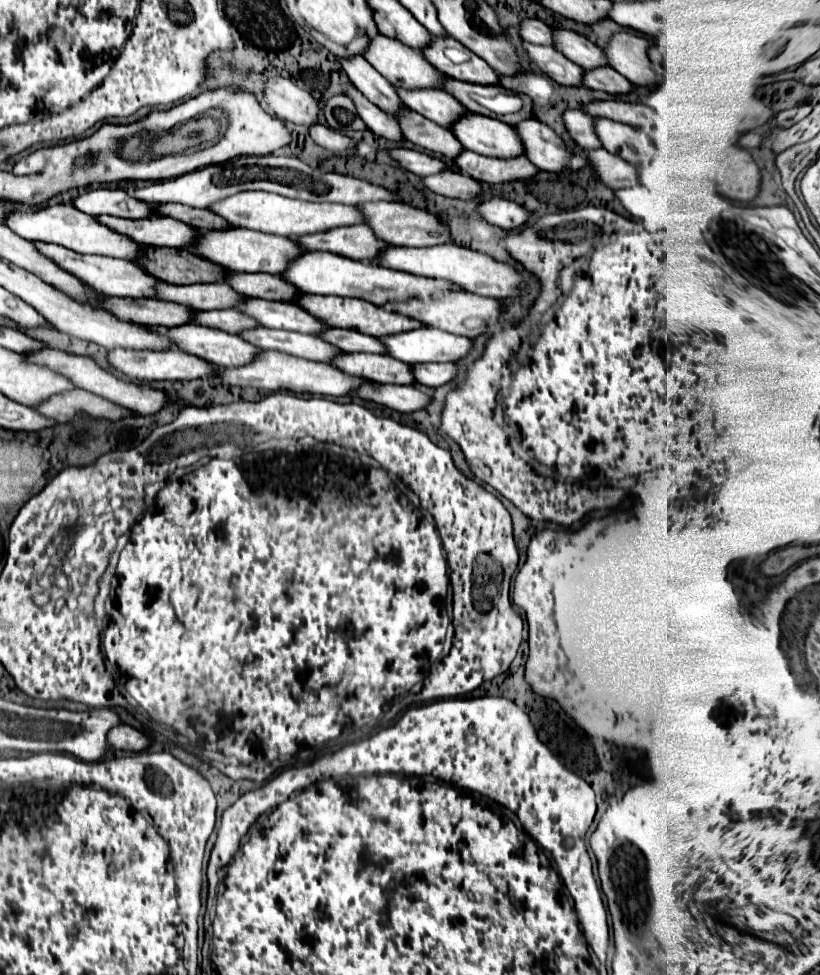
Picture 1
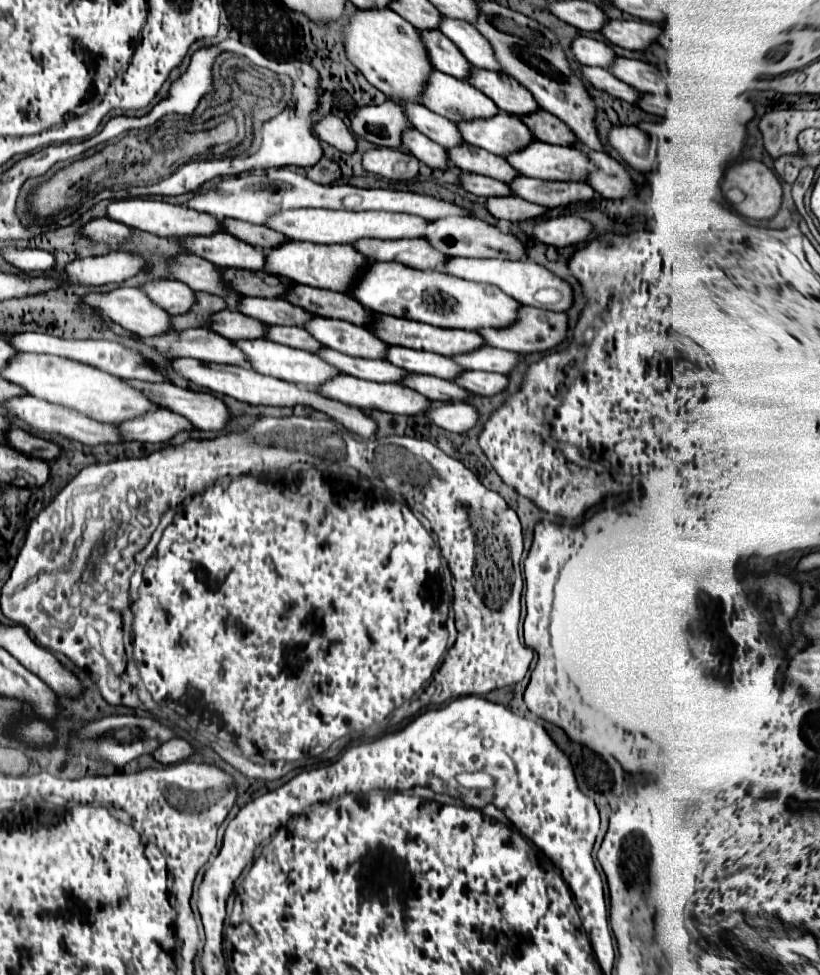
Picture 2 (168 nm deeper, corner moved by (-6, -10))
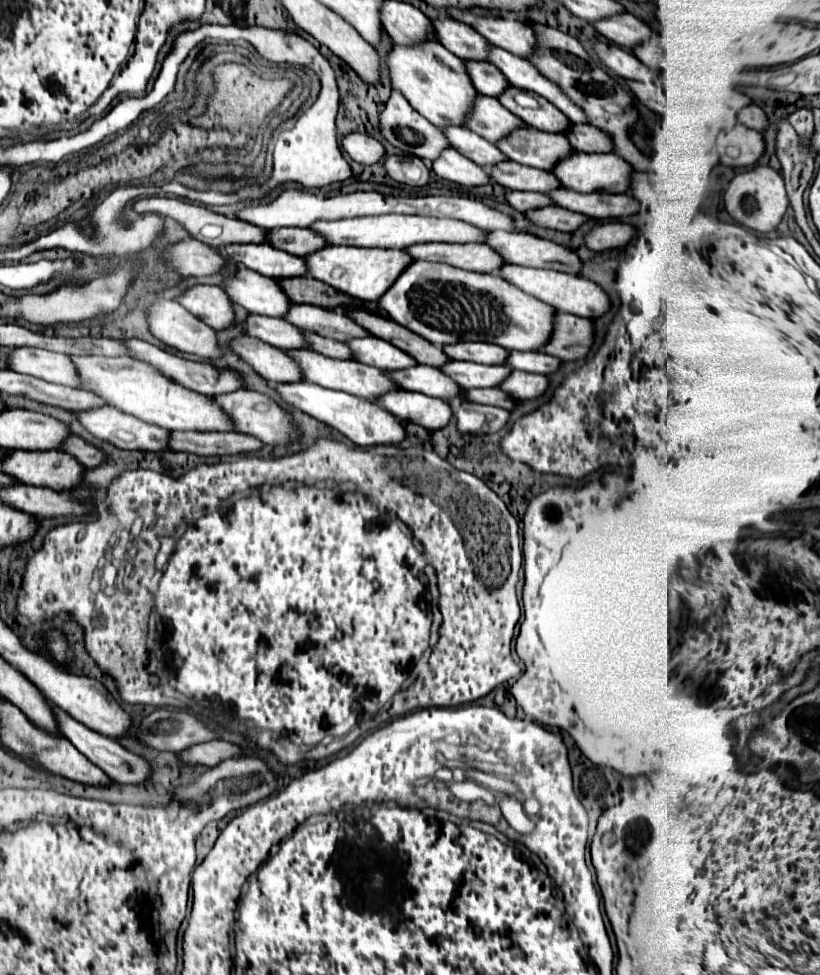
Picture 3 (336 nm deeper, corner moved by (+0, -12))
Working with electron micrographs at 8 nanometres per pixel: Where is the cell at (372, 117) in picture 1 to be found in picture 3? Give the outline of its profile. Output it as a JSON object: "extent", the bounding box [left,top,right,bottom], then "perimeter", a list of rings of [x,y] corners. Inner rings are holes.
{"extent":[433,148,491,186],"perimeter":[[[455,148],[443,150],[441,156],[433,160],[433,172],[439,178],[457,182],[461,186],[481,186],[481,184],[491,182],[485,168],[481,168],[475,162],[467,160]]]}

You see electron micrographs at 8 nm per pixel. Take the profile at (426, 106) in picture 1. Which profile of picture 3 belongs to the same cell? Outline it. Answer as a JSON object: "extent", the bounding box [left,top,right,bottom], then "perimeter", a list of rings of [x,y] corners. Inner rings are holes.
{"extent":[493,128,573,170],"perimeter":[[[515,128],[507,138],[493,142],[509,160],[541,170],[551,170],[559,158],[571,154],[573,148],[567,144],[565,136],[539,132],[537,128]]]}

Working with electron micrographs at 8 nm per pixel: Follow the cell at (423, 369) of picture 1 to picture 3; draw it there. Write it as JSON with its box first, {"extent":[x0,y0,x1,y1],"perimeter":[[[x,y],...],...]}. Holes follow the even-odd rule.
{"extent":[497,370,547,400],"perimeter":[[[515,370],[497,388],[507,392],[513,400],[527,400],[527,398],[537,398],[547,390],[547,378],[541,374],[525,374]]]}

